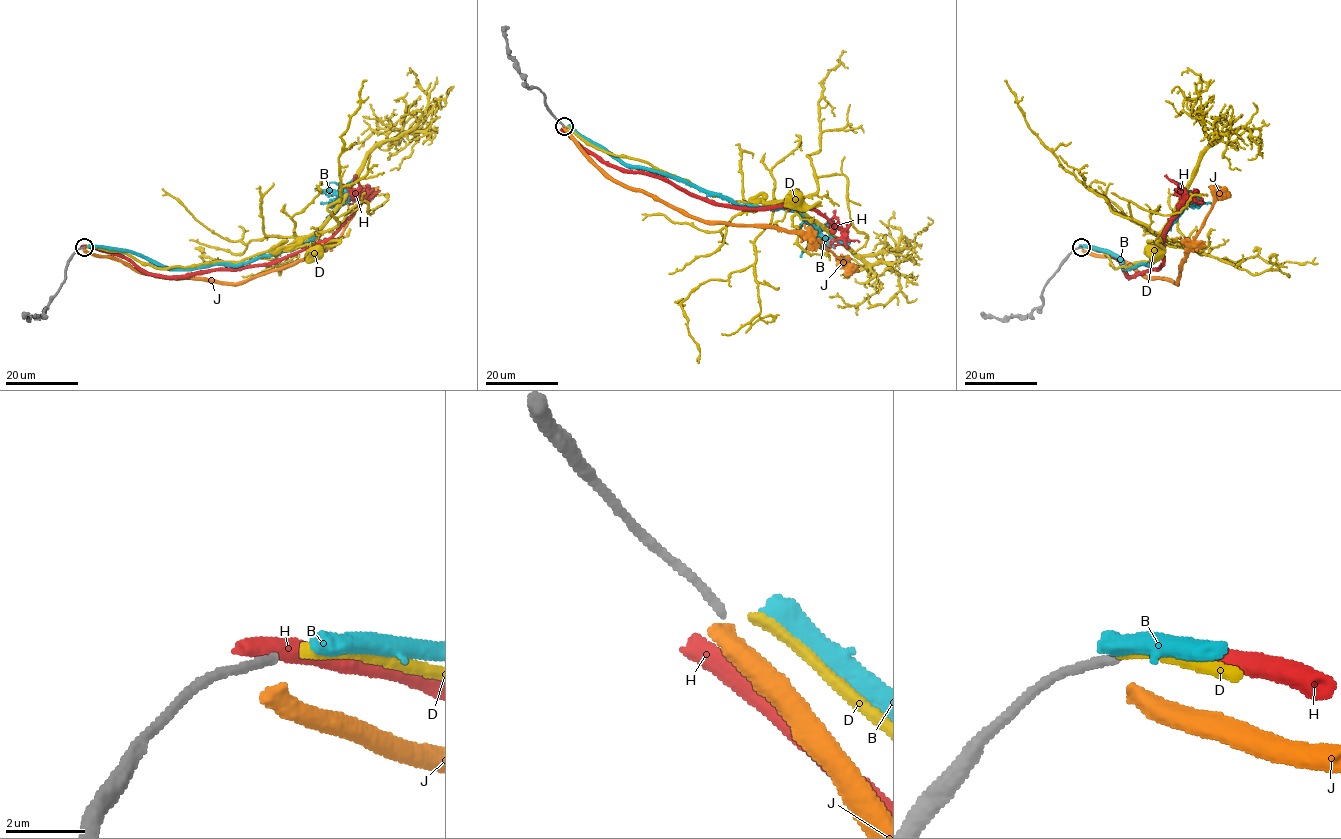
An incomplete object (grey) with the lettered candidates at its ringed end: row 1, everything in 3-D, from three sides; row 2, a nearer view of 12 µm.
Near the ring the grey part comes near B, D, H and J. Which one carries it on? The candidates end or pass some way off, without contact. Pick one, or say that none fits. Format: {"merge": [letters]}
{"merge": []}

